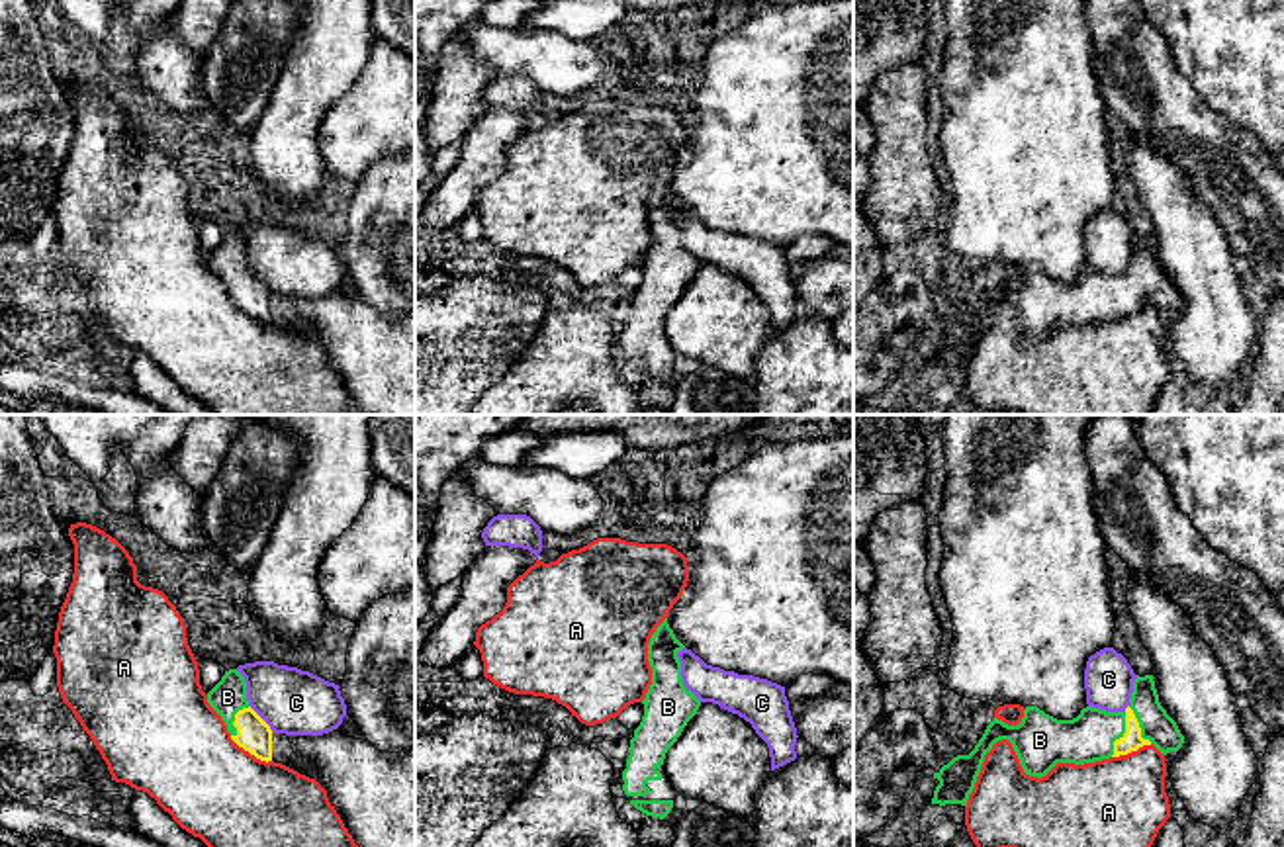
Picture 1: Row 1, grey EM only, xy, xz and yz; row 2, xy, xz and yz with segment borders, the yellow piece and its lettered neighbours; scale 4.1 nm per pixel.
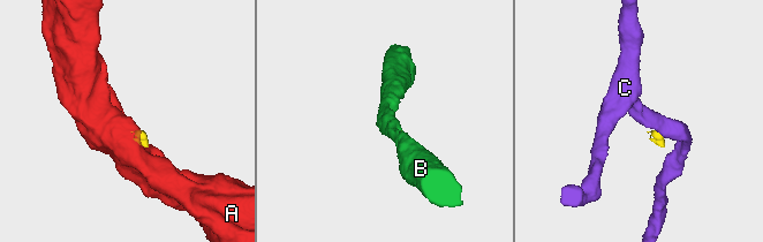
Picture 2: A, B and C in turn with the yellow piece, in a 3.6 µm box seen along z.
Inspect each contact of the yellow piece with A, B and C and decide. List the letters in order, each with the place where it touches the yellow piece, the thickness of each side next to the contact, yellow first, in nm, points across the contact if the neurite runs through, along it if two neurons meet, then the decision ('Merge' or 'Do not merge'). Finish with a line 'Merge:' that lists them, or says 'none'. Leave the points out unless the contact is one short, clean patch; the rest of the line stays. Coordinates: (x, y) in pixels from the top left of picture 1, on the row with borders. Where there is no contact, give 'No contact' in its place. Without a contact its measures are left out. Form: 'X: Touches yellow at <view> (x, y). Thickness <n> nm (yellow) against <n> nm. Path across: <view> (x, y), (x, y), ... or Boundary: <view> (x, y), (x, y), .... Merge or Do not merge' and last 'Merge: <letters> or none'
A: Touches yellow at xy (251, 754). Thickness 140 nm (yellow) against 400 nm. Boundary: xy (229, 736), (257, 757), (271, 761). Do not merge
B: Touches yellow at yz (1124, 734). Thickness 90 nm (yellow) against 200 nm. Merge
C: Touches yellow at xy (261, 718). Thickness 140 nm (yellow) against 280 nm. Boundary: xy (249, 705), (273, 732). Do not merge
Merge: B

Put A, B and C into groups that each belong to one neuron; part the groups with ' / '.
A / B / C

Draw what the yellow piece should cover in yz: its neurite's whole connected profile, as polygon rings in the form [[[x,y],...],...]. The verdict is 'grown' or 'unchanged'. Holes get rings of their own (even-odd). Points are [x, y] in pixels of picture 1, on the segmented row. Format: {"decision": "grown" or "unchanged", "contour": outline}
{"decision": "grown", "contour": [[[1145,675],[1133,681],[1133,692],[1129,706],[1124,712],[1106,712],[1100,708],[1086,706],[1073,720],[1057,720],[1037,706],[1026,706],[1024,718],[1018,726],[1008,726],[994,718],[975,749],[969,755],[957,755],[947,765],[943,765],[934,779],[940,784],[934,790],[932,804],[961,804],[967,806],[969,794],[975,788],[977,777],[981,773],[985,755],[1000,739],[1008,739],[1020,759],[1020,765],[1030,777],[1045,777],[1057,763],[1094,763],[1110,757],[1127,755],[1143,745],[1155,745],[1163,755],[1169,751],[1178,751],[1184,743],[1176,722],[1167,714],[1159,702],[1153,675]]]}

